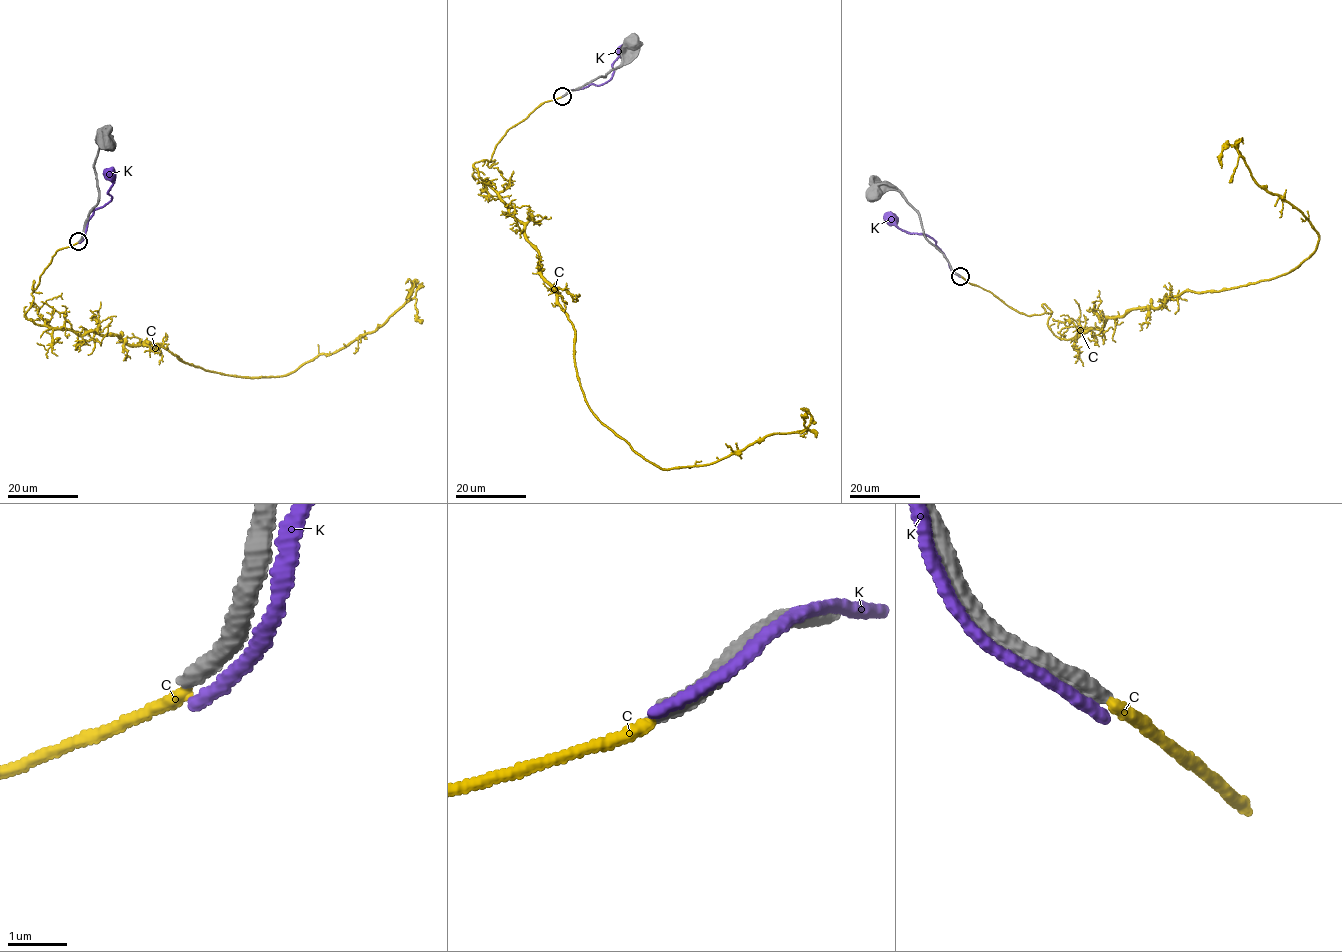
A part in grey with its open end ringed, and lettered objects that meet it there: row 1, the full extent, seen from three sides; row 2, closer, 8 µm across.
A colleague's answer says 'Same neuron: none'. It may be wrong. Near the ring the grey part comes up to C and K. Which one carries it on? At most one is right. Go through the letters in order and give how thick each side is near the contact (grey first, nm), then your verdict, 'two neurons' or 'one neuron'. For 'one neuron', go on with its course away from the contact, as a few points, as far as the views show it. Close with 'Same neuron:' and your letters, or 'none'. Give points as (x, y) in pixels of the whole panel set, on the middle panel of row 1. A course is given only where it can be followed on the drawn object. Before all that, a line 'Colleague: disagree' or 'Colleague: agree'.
Colleague: agree
C: calibres 320 and 200 nm; two neurons
K: calibres 440 and 300 nm; two neurons
Same neuron: none

